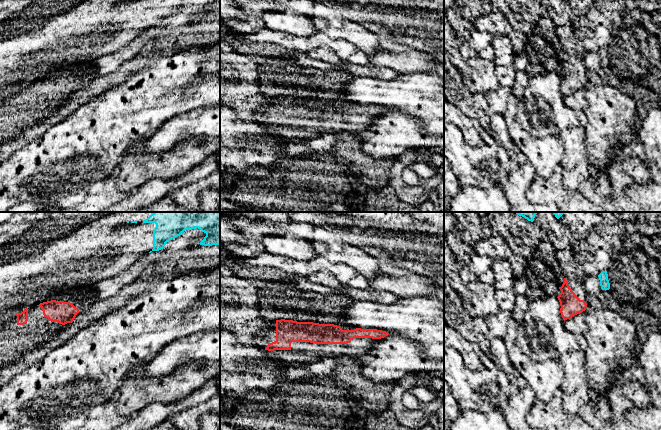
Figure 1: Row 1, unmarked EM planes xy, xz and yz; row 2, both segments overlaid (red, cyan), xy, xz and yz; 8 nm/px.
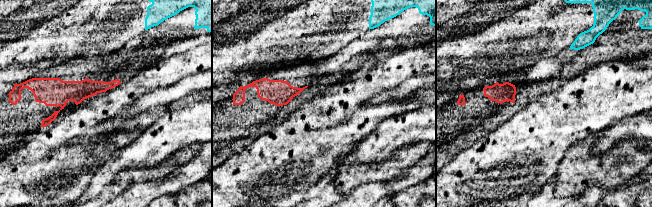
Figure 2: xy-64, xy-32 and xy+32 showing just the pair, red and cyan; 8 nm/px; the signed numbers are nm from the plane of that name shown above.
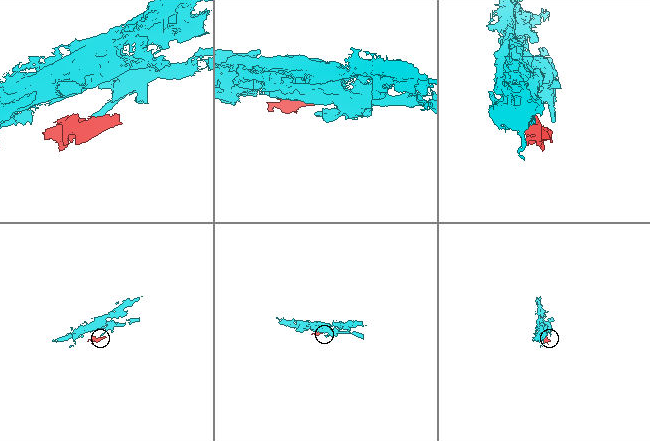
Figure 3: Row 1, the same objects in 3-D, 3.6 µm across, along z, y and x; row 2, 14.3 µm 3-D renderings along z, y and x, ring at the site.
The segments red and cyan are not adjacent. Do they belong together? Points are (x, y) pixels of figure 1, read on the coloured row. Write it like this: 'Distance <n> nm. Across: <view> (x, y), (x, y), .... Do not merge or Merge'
Distance 170 nm. Across: yz (585, 302), (601, 288). Do not merge

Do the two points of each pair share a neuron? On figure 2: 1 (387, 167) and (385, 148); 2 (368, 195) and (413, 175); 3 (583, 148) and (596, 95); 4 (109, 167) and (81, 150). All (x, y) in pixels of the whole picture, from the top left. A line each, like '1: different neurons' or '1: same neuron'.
1: different neurons
2: same neuron
3: different neurons
4: different neurons

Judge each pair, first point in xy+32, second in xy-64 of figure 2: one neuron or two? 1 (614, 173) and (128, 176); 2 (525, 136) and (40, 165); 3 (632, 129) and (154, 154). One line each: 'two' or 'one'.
1: one
2: one
3: one

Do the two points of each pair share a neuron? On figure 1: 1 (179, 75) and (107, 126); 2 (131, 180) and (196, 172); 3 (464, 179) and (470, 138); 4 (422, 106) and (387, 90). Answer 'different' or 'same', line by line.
1: same
2: different
3: different
4: same

